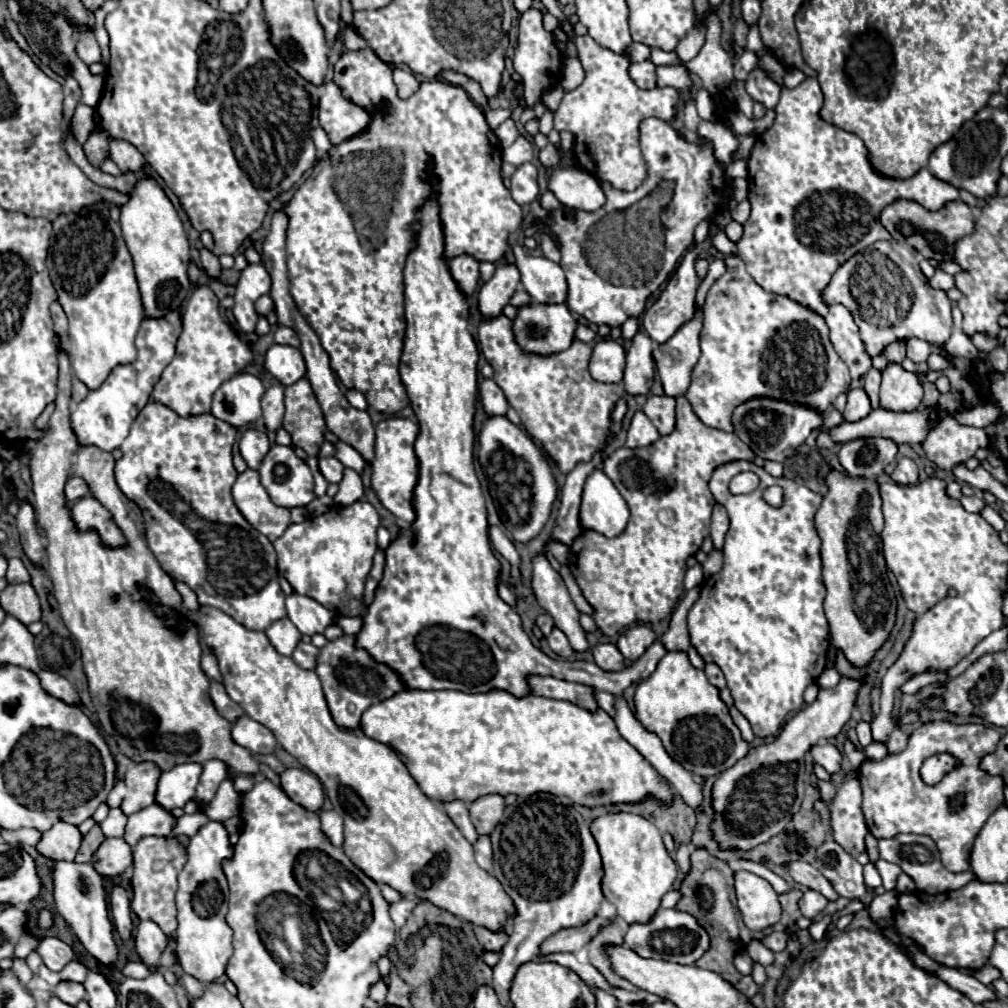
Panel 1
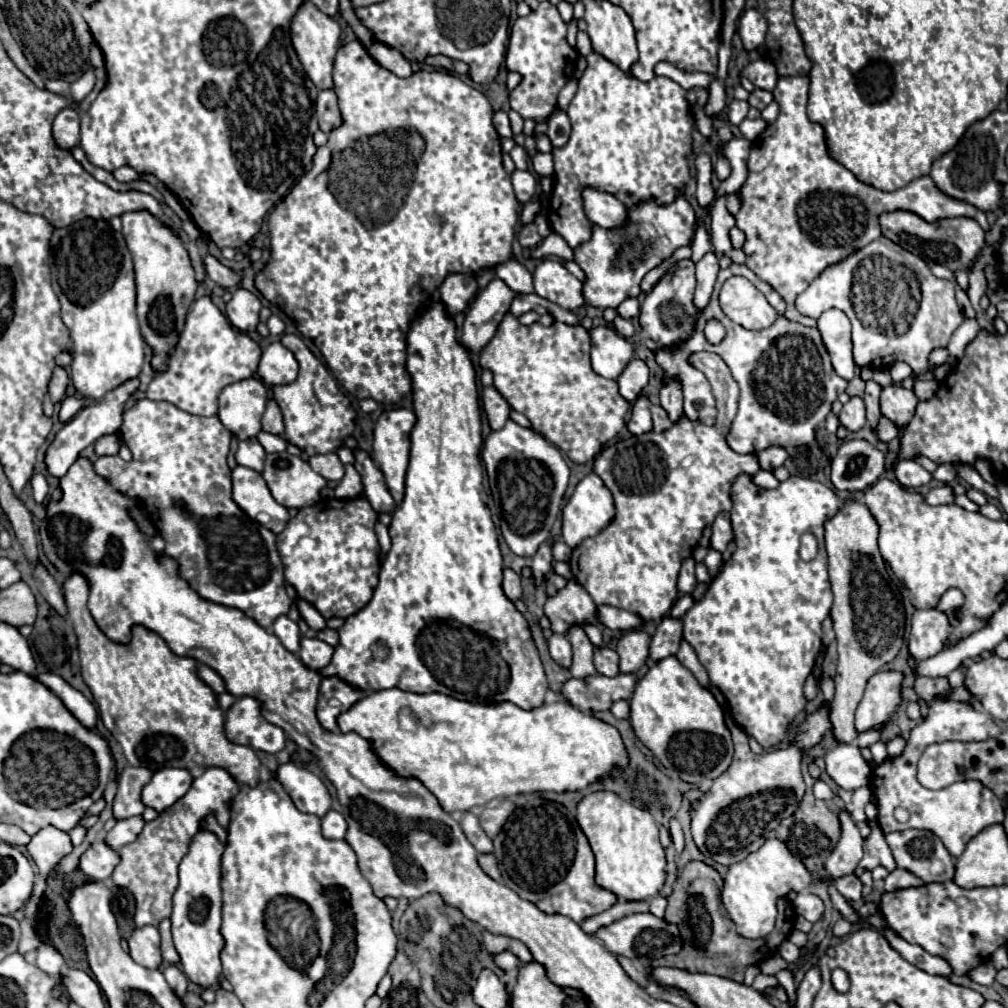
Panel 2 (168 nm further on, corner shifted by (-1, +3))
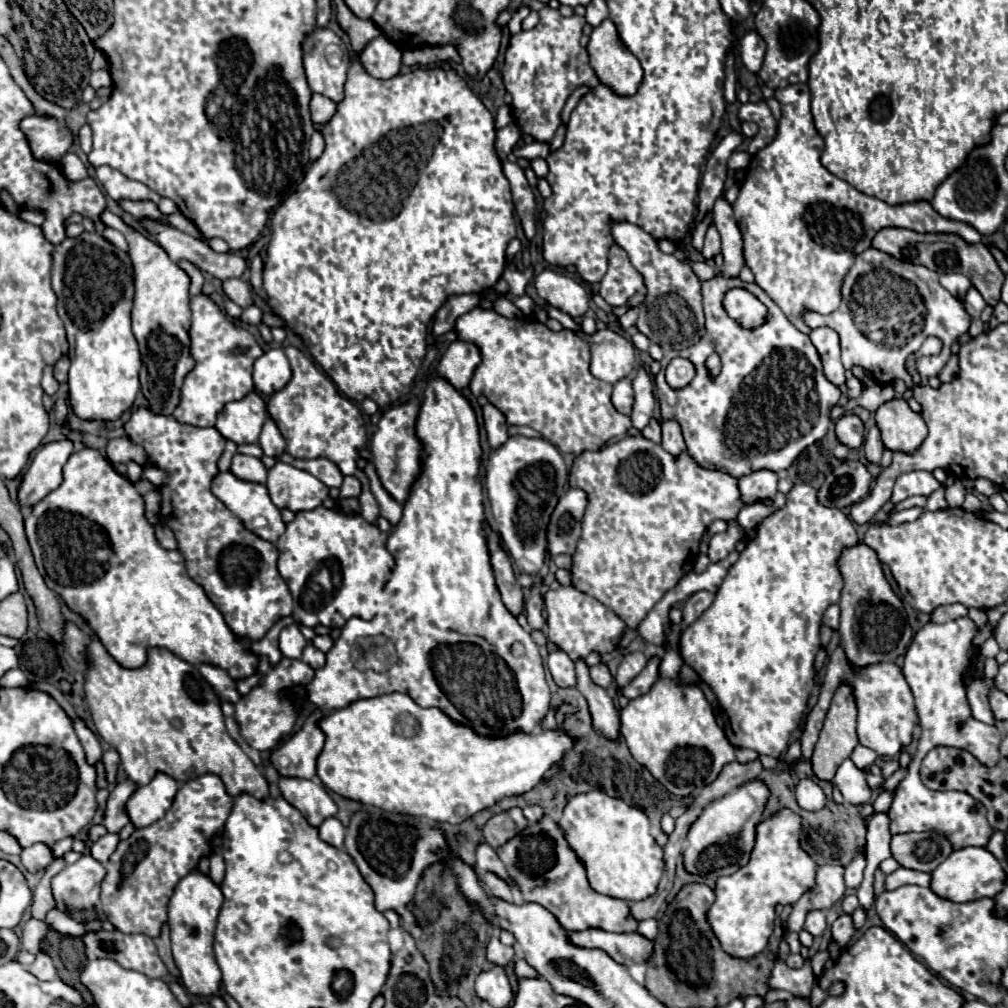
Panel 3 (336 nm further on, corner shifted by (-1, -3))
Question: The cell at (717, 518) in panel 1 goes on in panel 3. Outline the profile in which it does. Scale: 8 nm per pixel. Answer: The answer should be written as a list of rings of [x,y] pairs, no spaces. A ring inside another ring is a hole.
[[[729,522],[727,532],[715,534],[709,542],[709,560],[711,560],[711,564],[723,560],[731,550],[735,550],[735,546],[737,546],[737,542],[741,542],[741,538],[743,538],[743,534],[741,534],[741,530],[735,522]]]

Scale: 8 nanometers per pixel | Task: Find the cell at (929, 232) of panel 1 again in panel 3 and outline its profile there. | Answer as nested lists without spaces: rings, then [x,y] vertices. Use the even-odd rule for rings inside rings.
[[[883,228],[875,234],[871,246],[889,254],[889,256],[893,256],[893,258],[897,258],[897,260],[907,262],[907,258],[909,258],[911,264],[927,266],[929,270],[935,270],[937,274],[941,274],[941,272],[961,272],[973,282],[973,286],[979,290],[979,294],[983,296],[983,300],[987,304],[995,306],[999,302],[1001,286],[1005,282],[1005,274],[997,266],[989,248],[983,246],[983,244],[969,246],[961,238],[951,236],[951,234],[919,234],[919,232],[905,230],[905,228]]]

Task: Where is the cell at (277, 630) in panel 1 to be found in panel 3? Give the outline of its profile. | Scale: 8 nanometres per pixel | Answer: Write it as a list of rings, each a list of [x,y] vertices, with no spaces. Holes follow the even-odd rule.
[[[289,624],[279,634],[279,650],[285,658],[301,658],[303,648],[307,646],[305,636],[301,634],[297,624]]]

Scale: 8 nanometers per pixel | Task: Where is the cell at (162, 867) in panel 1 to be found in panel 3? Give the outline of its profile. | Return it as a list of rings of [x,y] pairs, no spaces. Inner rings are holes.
[[[205,774],[179,786],[173,806],[167,814],[147,828],[135,830],[105,864],[107,876],[101,882],[101,910],[107,920],[125,934],[159,936],[167,920],[167,902],[181,878],[197,870],[201,858],[211,856],[211,840],[225,828],[233,808],[221,778]]]

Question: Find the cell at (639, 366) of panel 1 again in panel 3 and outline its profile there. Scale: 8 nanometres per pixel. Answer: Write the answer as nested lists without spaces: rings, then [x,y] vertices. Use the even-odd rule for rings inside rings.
[[[623,378],[619,380],[615,386],[613,386],[613,396],[611,396],[611,402],[613,406],[629,416],[631,414],[631,408],[633,408],[633,388],[631,388],[631,378]]]

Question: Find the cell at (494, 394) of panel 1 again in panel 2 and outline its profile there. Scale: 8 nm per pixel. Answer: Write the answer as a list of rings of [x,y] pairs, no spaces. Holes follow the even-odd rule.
[[[487,386],[483,388],[483,410],[489,418],[489,424],[493,430],[503,428],[503,424],[509,420],[509,412],[511,406],[507,404],[507,400],[499,394],[499,390],[495,386]]]

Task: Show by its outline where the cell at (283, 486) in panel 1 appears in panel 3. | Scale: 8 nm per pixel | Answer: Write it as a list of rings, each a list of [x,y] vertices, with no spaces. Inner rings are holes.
[[[277,462],[271,470],[269,470],[269,476],[267,476],[267,490],[269,490],[269,496],[273,500],[273,504],[277,508],[289,508],[291,512],[303,512],[303,510],[315,510],[317,506],[323,504],[323,500],[327,498],[329,494],[329,488],[319,482],[315,476],[311,476],[309,472],[305,470],[299,470],[295,466],[289,466],[285,462]]]

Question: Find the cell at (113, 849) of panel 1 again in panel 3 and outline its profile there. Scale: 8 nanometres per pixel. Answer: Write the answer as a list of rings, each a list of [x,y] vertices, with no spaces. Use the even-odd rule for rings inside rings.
[[[83,854],[75,864],[65,866],[51,880],[53,900],[59,910],[87,910],[99,900],[99,886],[105,878],[105,866]]]

